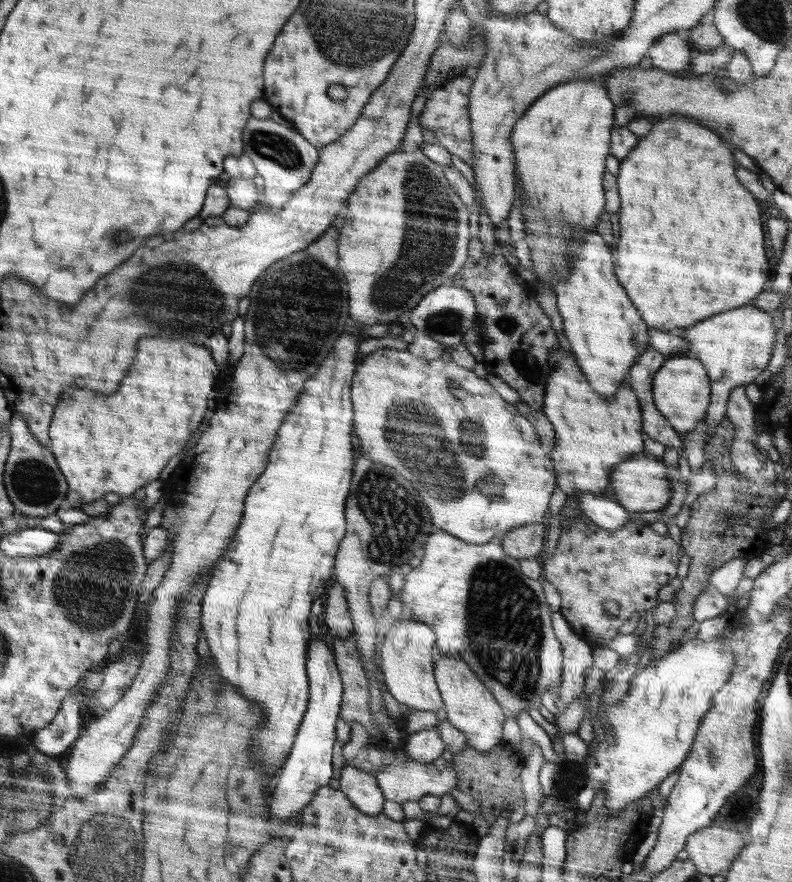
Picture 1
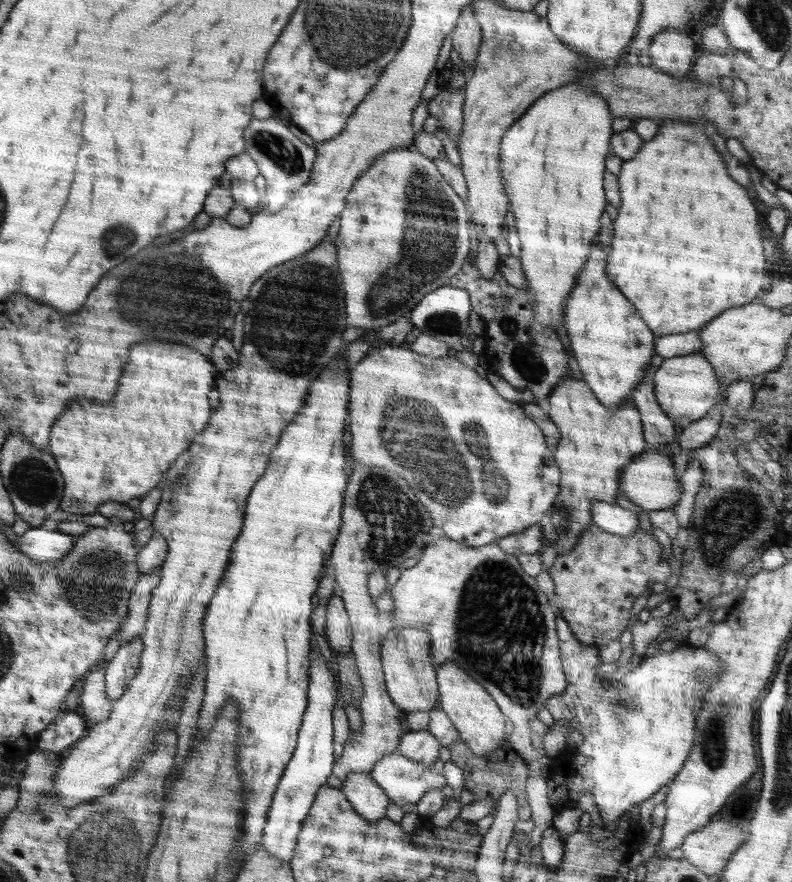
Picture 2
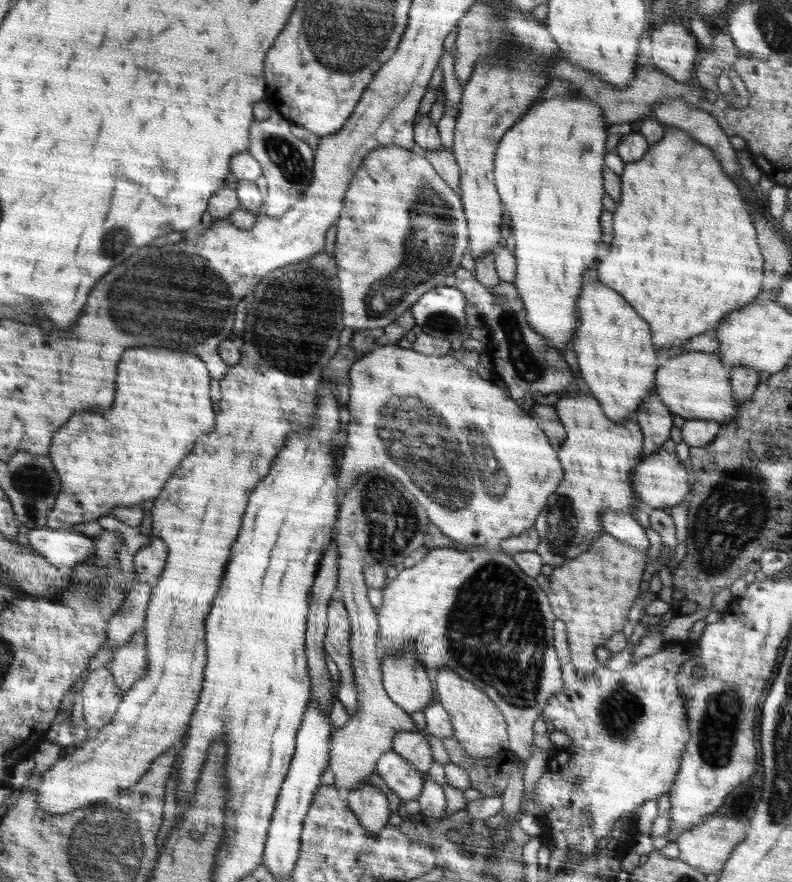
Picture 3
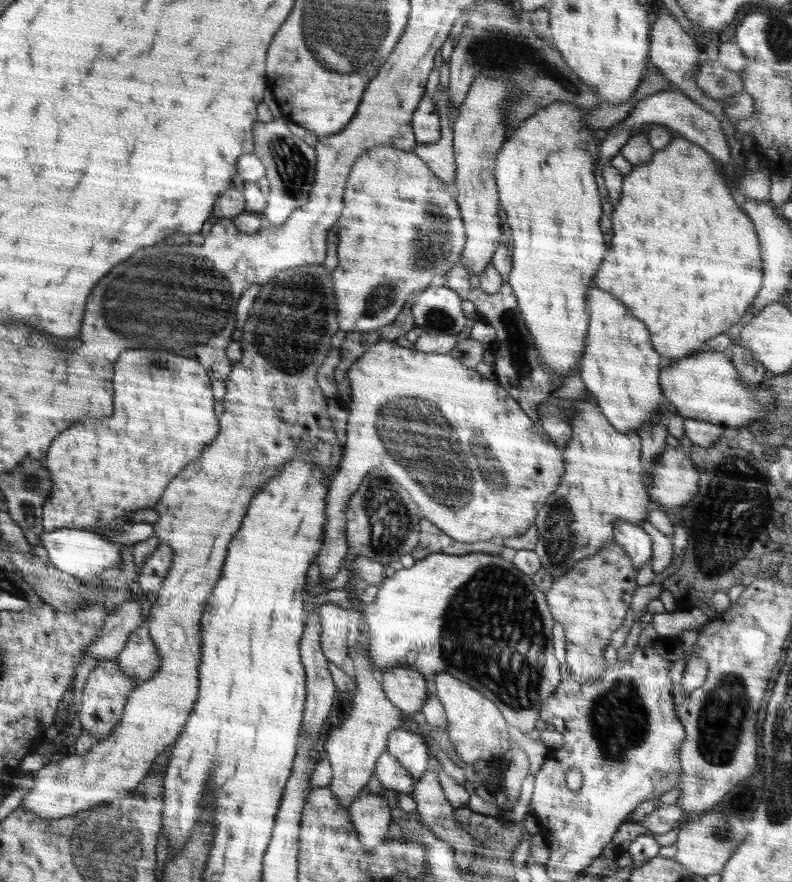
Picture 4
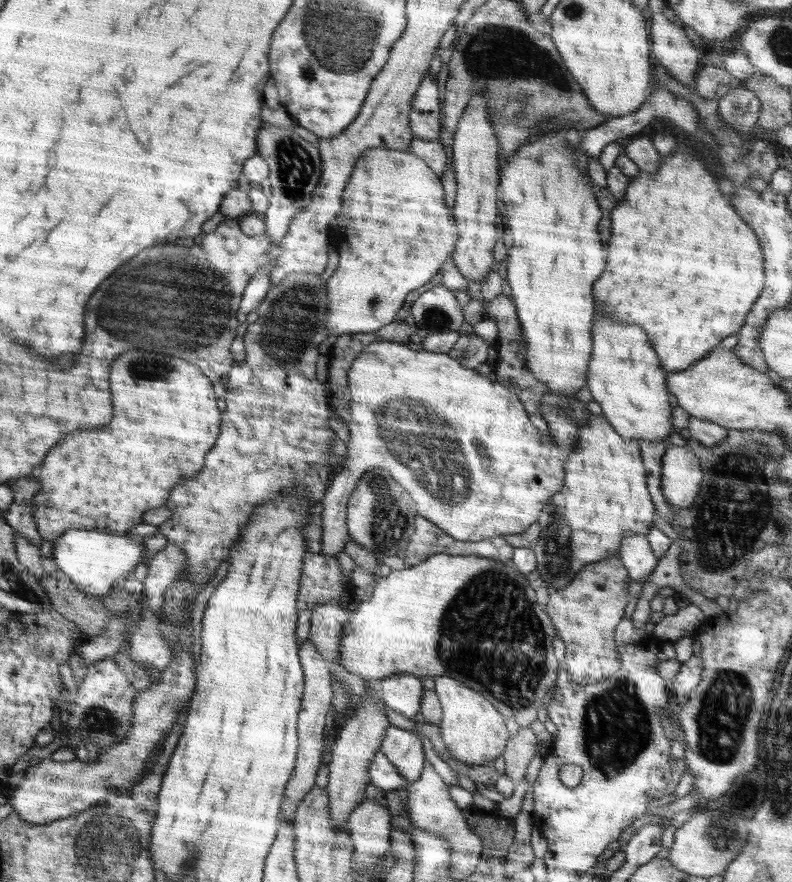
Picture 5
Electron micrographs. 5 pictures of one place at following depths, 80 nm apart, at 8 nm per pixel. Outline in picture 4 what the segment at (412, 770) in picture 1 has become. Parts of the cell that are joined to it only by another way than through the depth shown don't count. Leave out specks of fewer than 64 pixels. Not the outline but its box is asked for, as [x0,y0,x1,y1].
[374,752,415,793]

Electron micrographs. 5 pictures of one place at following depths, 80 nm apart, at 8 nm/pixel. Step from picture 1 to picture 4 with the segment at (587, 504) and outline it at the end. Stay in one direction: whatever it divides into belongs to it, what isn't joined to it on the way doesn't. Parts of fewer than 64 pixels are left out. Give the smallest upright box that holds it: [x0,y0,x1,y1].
[613,520,652,570]

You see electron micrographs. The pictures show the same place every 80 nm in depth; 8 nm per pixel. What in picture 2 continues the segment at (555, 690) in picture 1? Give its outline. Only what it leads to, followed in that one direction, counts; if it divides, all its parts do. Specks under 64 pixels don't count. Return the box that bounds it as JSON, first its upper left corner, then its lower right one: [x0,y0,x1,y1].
[545,615,721,828]

